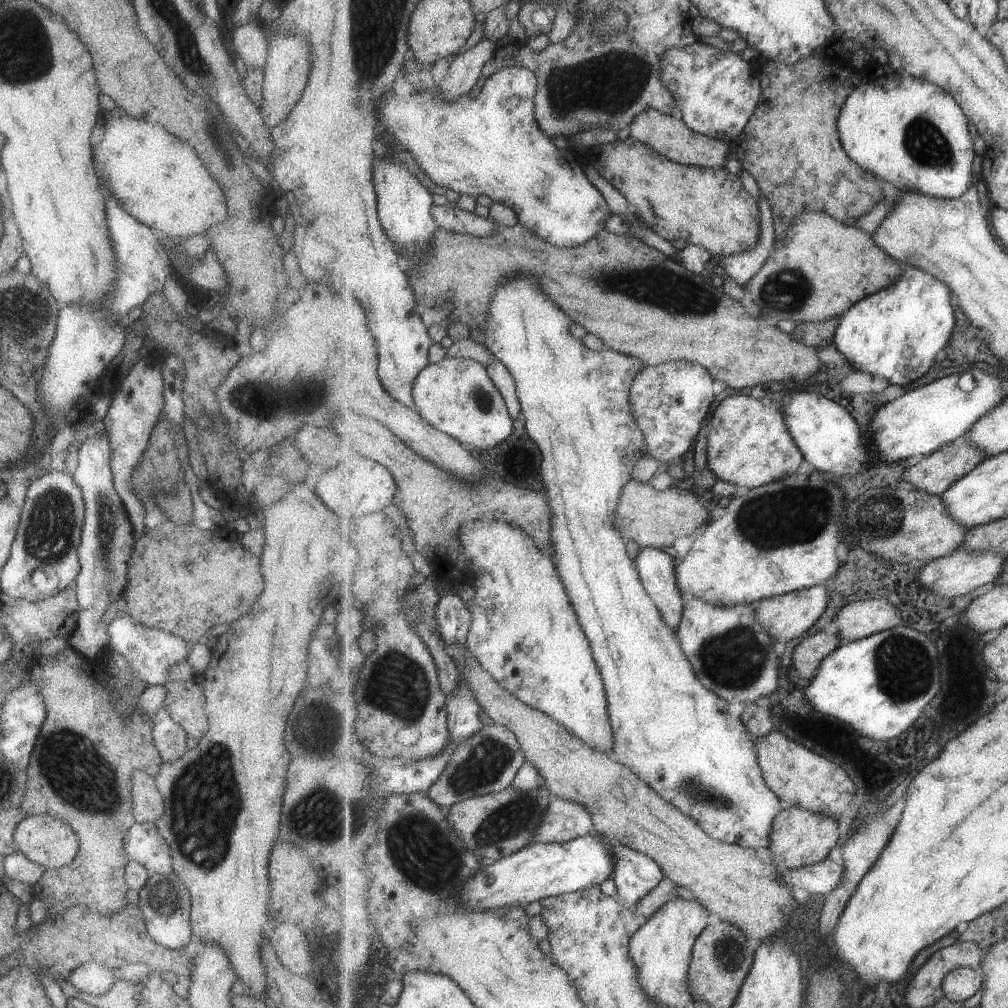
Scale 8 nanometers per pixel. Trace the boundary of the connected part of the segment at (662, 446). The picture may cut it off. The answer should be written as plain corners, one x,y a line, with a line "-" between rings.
688,360
649,365
649,368
645,368
645,372
637,376
636,383
633,384
632,395
629,396
629,404
633,406
633,416
637,418
637,424
641,426
648,441
650,454
657,460
661,460
664,465
670,465
675,462
676,458
682,457
685,452
693,449
695,440
705,424
705,418
711,410
711,404
715,402
713,384
715,380
707,372
707,368

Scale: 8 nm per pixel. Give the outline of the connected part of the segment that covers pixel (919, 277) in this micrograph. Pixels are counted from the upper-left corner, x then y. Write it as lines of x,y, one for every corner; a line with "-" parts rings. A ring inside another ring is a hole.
904,264
903,266
905,274
901,276
897,284
866,296
841,316
841,324
833,338
834,346
847,359
847,366
851,372
863,371
873,376
885,376
887,380
890,380
889,384
898,384
902,387
921,378
931,370
931,367
935,367
938,357
949,344
953,330
957,326
952,288
920,268
-
905,346
913,349
913,354
909,357
903,356
901,352

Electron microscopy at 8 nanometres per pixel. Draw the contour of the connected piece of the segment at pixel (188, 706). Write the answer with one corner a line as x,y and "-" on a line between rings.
198,678
177,682
169,680
165,688
164,705
169,716
186,732
189,738
199,740
207,732
208,722
204,708
205,697

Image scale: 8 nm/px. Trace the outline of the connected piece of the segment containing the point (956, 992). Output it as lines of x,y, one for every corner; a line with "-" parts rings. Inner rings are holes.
971,967
956,968
944,978
945,997
950,1002
965,1002
983,988
984,979
981,970

